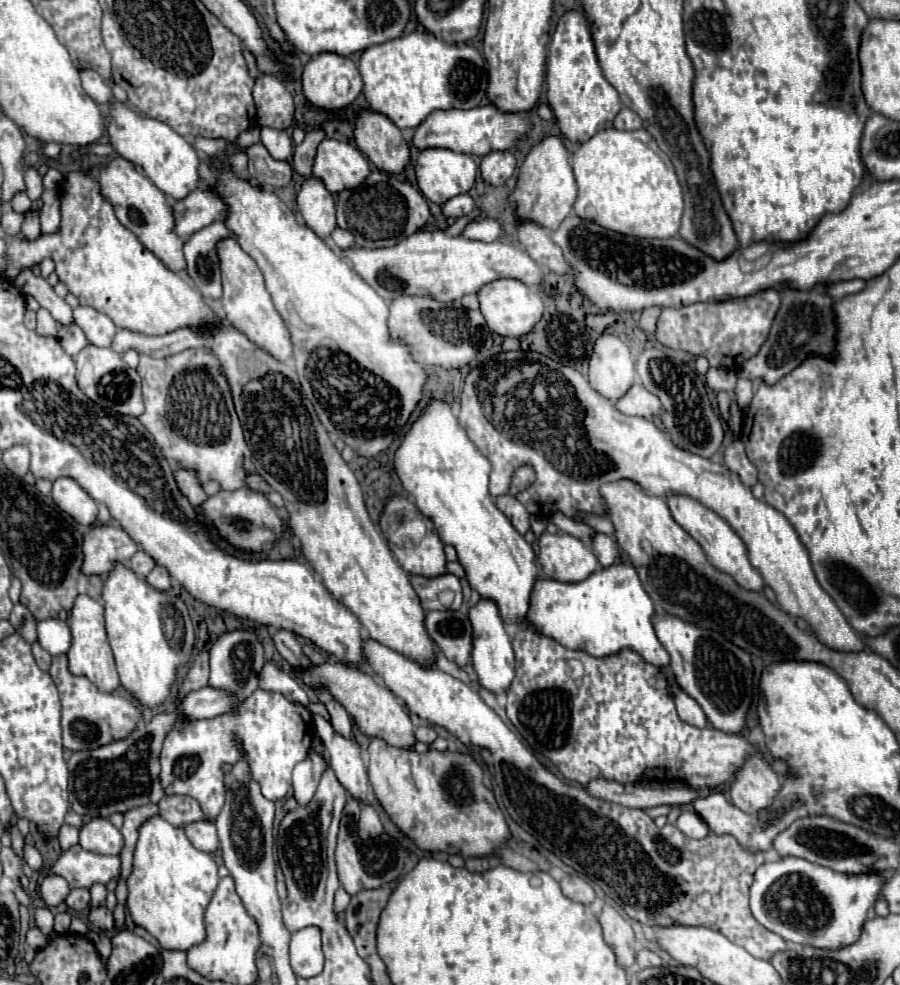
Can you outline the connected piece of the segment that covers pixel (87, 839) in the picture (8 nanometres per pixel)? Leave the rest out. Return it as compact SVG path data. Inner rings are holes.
M94 817L80 829L80 845L92 853L118 855L124 847L124 837L108 819Z

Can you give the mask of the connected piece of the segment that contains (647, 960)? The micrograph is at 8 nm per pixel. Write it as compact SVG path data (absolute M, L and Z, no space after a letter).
M646 949L636 955L636 961L638 961L640 969L644 969L644 967L660 967L662 965L662 959L656 953L646 951Z

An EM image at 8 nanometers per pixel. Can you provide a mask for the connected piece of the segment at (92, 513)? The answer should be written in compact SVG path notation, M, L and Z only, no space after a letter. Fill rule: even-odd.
M60 477L52 487L54 503L82 525L92 525L98 517L96 501L70 477Z

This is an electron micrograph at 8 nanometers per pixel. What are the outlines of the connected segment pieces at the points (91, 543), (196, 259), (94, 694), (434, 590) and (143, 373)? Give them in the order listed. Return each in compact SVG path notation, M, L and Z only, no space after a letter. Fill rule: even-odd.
M114 525L92 527L84 535L84 563L86 575L108 575L116 563L126 563L140 549L130 535Z
M214 221L198 233L190 235L182 247L186 259L186 275L194 287L210 301L216 301L222 295L216 241L224 237L230 237L224 221Z
M58 655L52 657L50 675L58 685L60 699L62 699L62 739L64 747L70 751L86 751L108 745L110 741L118 741L128 737L138 721L142 719L140 711L134 707L132 699L124 699L118 693L102 693L98 687L82 675L72 675L68 669L68 657Z
M444 573L438 577L422 577L422 575L410 575L410 583L416 591L416 595L420 597L422 609L424 611L442 611L442 609L458 609L462 605L462 587L458 577L454 577L452 573ZM444 591L450 591L452 603L448 607L444 607L444 603L440 601L440 595Z
M204 347L182 351L168 359L140 357L138 373L142 377L142 393L144 393L144 405L146 405L146 411L138 419L152 433L162 455L174 465L192 469L202 483L214 479L226 491L236 491L246 487L246 471L244 471L246 441L244 441L238 415L234 411L230 389L226 385L226 379L222 377L222 371L218 369L216 357Z

